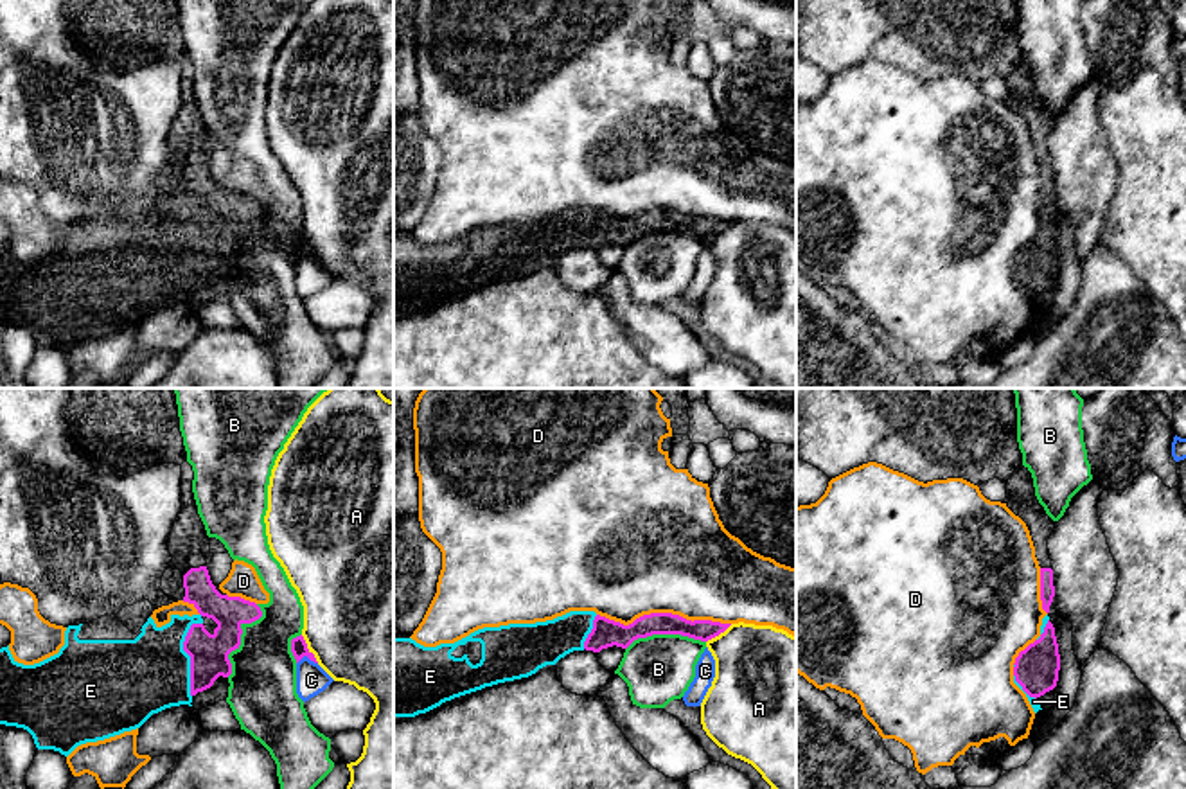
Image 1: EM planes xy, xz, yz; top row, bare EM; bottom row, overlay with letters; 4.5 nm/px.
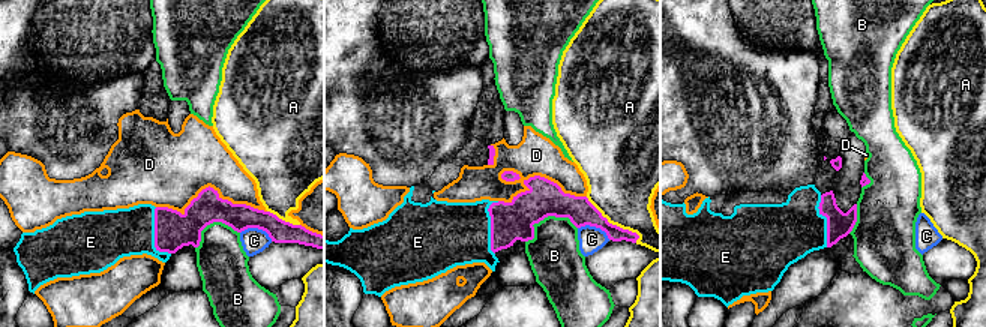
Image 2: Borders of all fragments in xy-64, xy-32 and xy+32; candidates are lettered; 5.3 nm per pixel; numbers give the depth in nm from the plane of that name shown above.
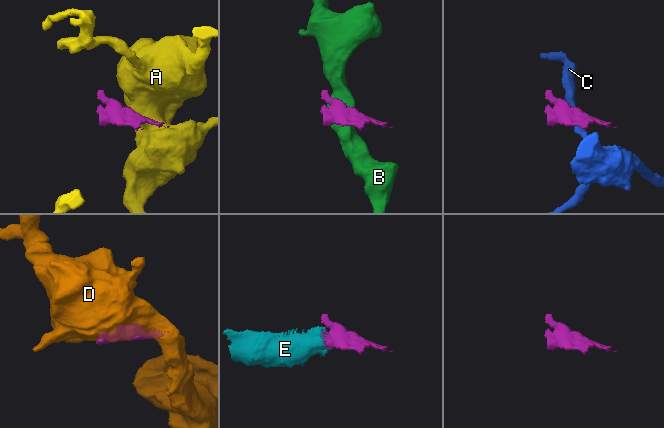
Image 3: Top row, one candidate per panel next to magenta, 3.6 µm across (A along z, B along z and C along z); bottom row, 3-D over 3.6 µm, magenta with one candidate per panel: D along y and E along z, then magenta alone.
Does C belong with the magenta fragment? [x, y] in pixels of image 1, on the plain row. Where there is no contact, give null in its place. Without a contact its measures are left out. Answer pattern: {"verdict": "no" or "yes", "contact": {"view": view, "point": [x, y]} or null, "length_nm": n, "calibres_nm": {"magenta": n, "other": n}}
{"verdict": "no", "contact": {"view": "xy", "point": [306, 252]}, "length_nm": 100, "calibres_nm": {"magenta": 80, "other": 140}}

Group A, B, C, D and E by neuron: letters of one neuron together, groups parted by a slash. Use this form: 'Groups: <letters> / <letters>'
Groups: A / B / C / D / E

